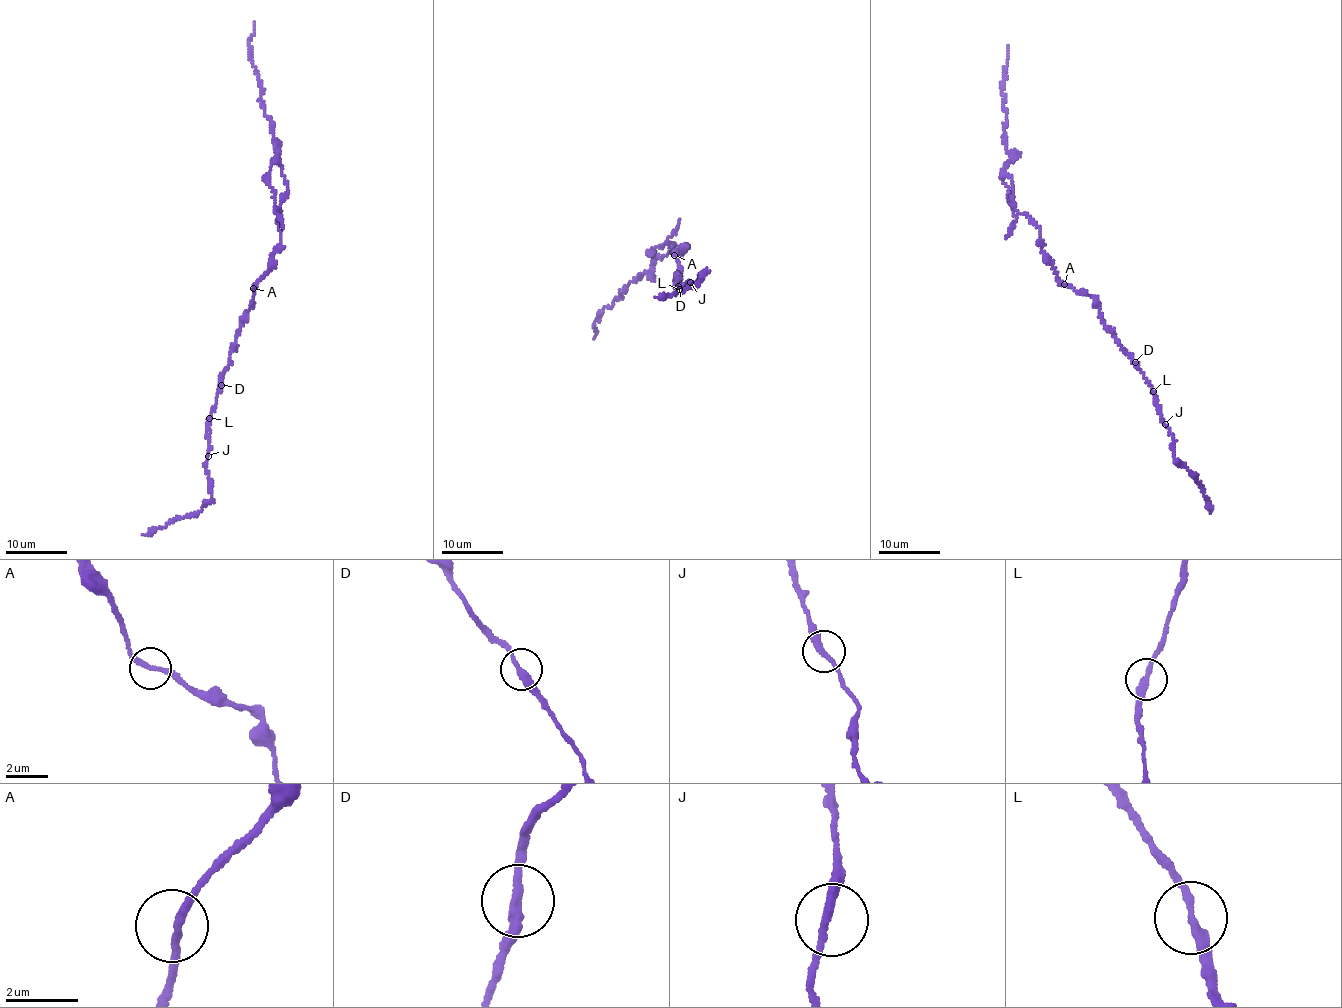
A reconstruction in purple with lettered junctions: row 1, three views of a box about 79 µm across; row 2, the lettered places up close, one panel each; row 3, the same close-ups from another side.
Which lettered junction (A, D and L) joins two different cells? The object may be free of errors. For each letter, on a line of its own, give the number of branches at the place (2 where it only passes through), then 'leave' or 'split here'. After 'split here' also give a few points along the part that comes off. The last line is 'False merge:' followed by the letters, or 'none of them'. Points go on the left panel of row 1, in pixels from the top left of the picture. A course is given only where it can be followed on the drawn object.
A: branches 2; leave
D: branches 2; leave
L: branches 2; leave
False merge: none of them

